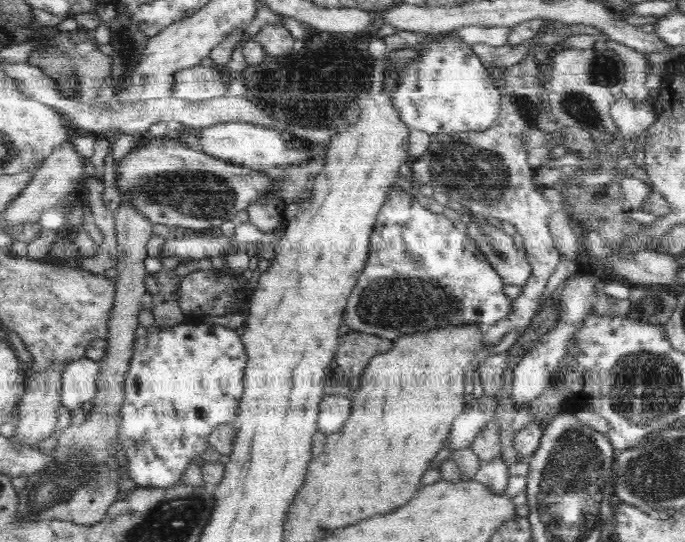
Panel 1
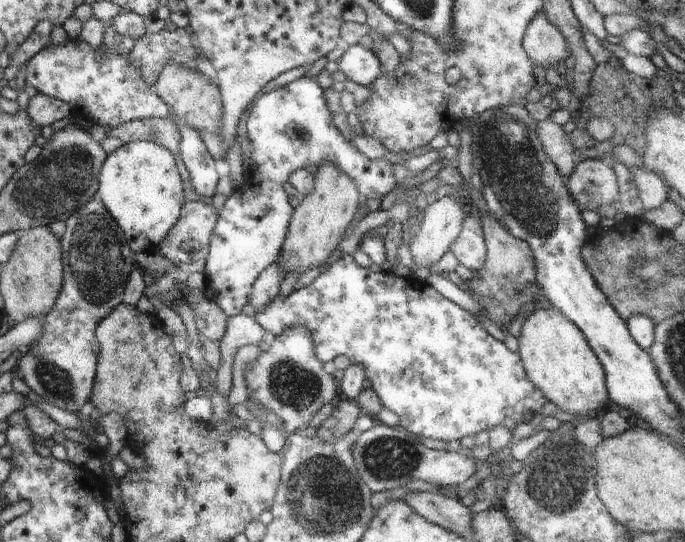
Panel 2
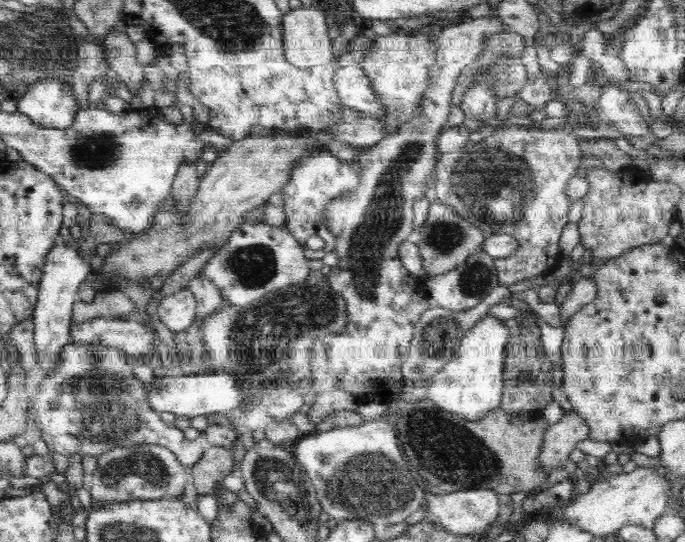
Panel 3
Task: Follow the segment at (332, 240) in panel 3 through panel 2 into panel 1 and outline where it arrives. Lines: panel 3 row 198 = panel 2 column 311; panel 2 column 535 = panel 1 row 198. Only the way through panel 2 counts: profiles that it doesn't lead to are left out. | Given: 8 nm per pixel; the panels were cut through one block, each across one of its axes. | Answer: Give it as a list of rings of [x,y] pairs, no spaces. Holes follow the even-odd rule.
[[[396,183],[385,197],[370,235],[366,264],[344,307],[343,330],[392,341],[402,334],[420,334],[434,328],[462,324],[487,327],[509,315],[512,300],[503,291],[504,282],[469,235],[460,232],[444,213],[432,213]]]

